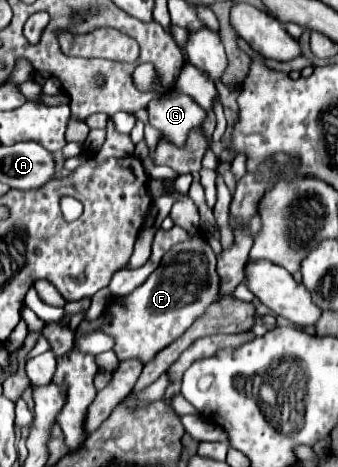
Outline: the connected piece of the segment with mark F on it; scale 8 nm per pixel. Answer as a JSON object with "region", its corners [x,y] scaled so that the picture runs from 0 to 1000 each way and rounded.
{"region":[[[485,383],[491,418],[521,426],[503,452],[509,473],[556,495],[556,516],[521,520],[473,559],[462,580],[385,632],[325,636],[308,662],[308,687],[296,709],[337,722],[337,756],[349,773],[414,769],[438,777],[473,747],[521,730],[604,666],[657,640],[639,589],[639,546],[627,529],[592,512],[598,495],[586,482],[586,448],[556,418],[515,405],[515,388]]]}

